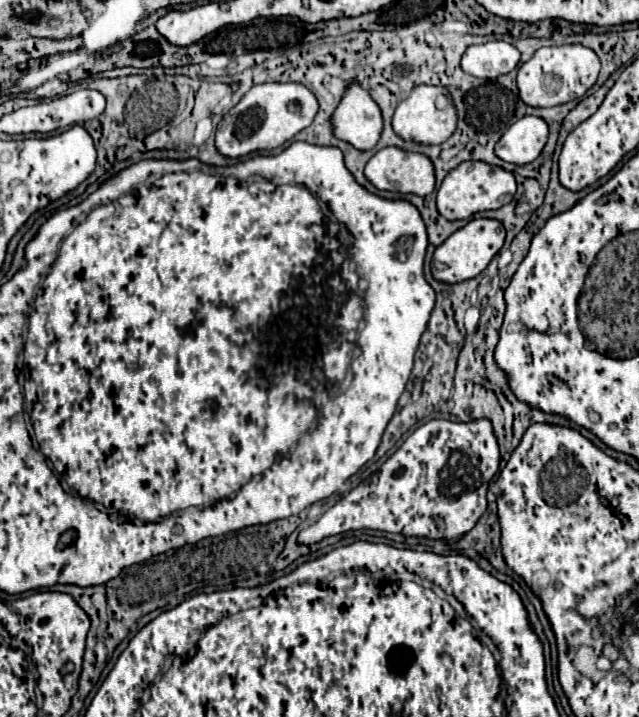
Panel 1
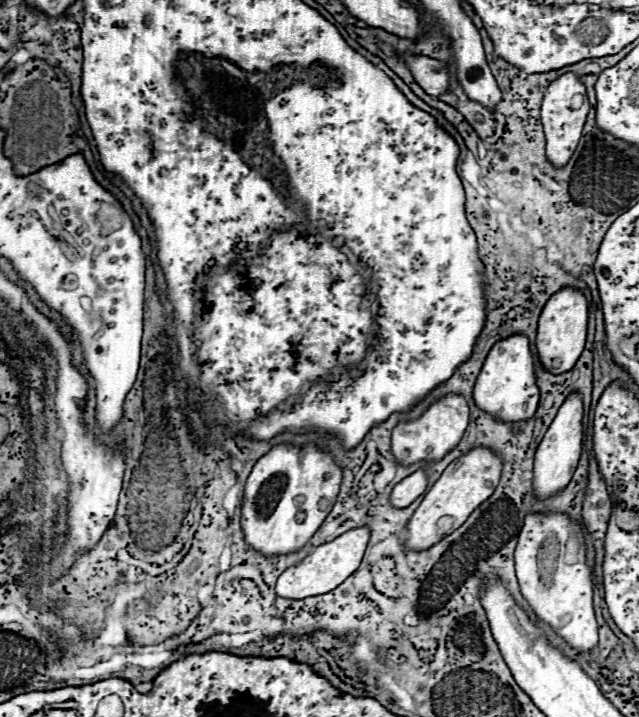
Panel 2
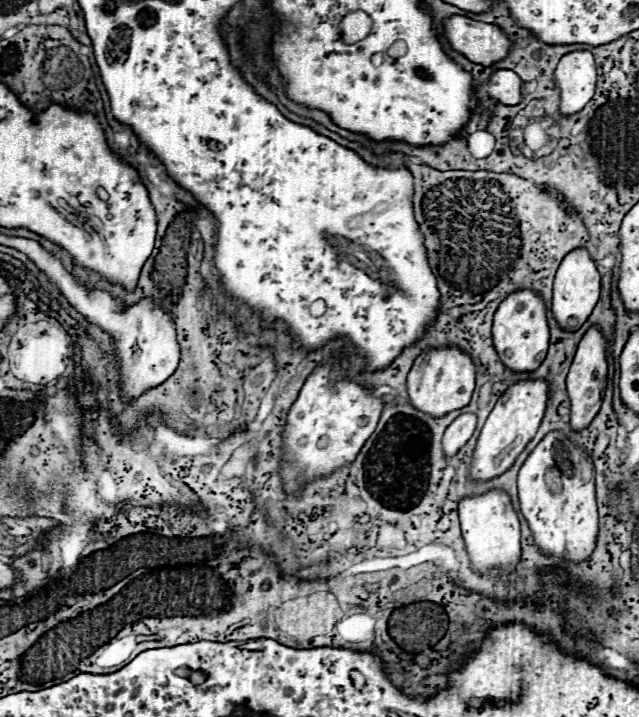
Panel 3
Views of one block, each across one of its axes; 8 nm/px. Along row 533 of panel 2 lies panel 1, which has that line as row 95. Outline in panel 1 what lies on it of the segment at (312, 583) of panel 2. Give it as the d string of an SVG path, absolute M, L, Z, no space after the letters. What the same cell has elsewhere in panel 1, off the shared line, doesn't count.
M352 84L338 104L332 124L340 140L346 140L358 150L370 150L382 134L382 112L364 88Z

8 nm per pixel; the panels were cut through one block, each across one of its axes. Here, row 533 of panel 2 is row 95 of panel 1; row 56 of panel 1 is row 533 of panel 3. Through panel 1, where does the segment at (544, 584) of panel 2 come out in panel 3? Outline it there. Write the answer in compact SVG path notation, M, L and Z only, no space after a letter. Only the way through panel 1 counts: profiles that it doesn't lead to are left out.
M550 432L532 450L518 474L520 512L528 522L534 544L558 562L584 562L596 548L598 510L592 458L576 448L562 432Z

